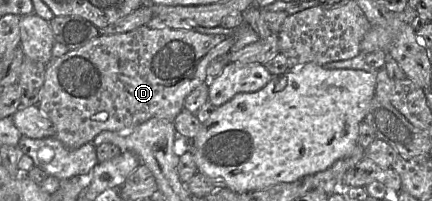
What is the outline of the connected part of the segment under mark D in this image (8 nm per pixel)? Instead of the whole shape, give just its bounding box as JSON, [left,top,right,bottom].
[37,25,235,149]

